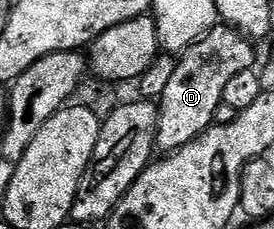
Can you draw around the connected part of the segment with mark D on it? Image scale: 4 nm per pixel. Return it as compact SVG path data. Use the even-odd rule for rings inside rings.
M218 23L180 54L175 75L167 82L167 91L159 98L157 114L157 149L172 151L194 141L204 130L214 124L213 116L220 107L227 83L239 71L254 68L254 42L244 33Z

